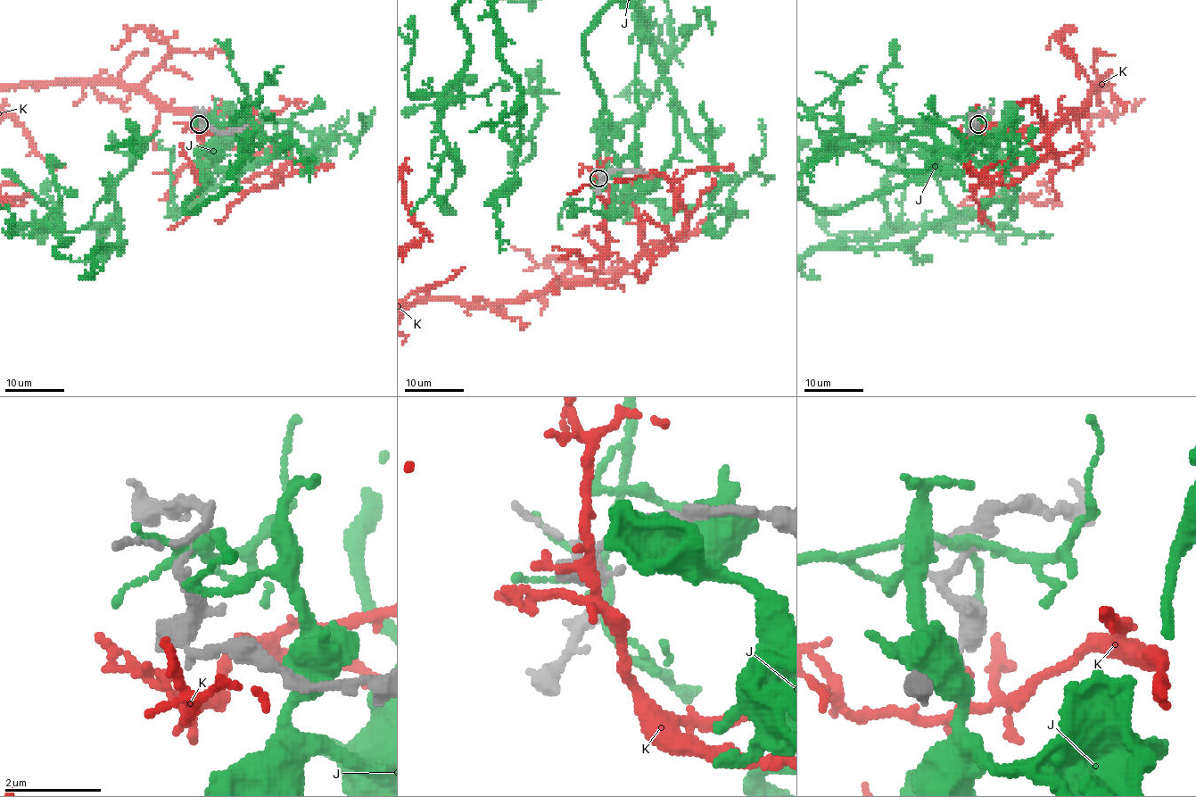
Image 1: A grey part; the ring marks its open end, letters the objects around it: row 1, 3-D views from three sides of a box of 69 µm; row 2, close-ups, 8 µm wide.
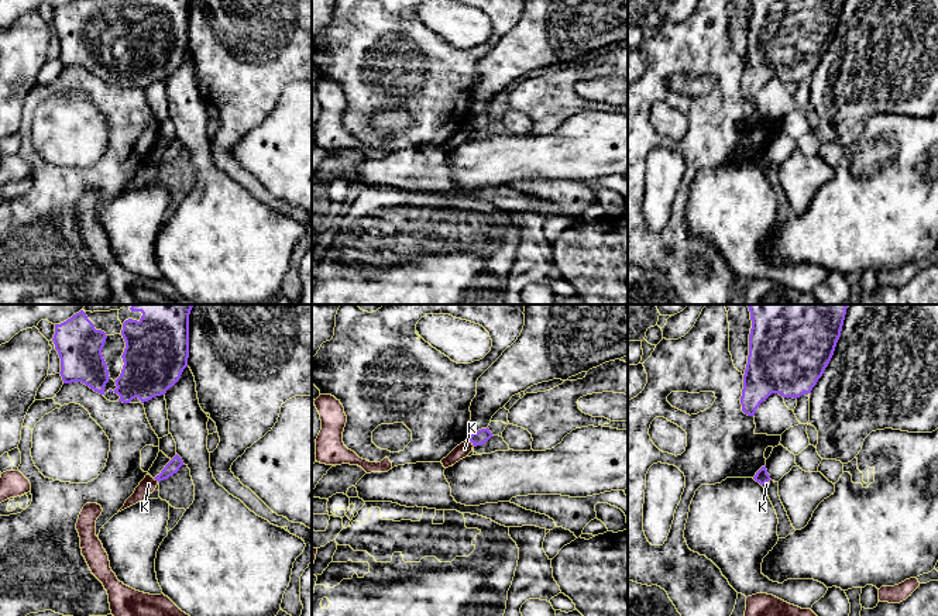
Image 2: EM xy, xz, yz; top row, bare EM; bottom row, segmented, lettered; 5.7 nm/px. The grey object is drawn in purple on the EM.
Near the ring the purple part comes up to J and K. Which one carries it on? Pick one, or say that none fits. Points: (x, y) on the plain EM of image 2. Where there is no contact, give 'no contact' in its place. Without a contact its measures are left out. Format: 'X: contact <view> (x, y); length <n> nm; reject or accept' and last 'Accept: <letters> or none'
J: no contact; reject
K: contact xz (471, 126); length 50 nm; reject
Accept: none

